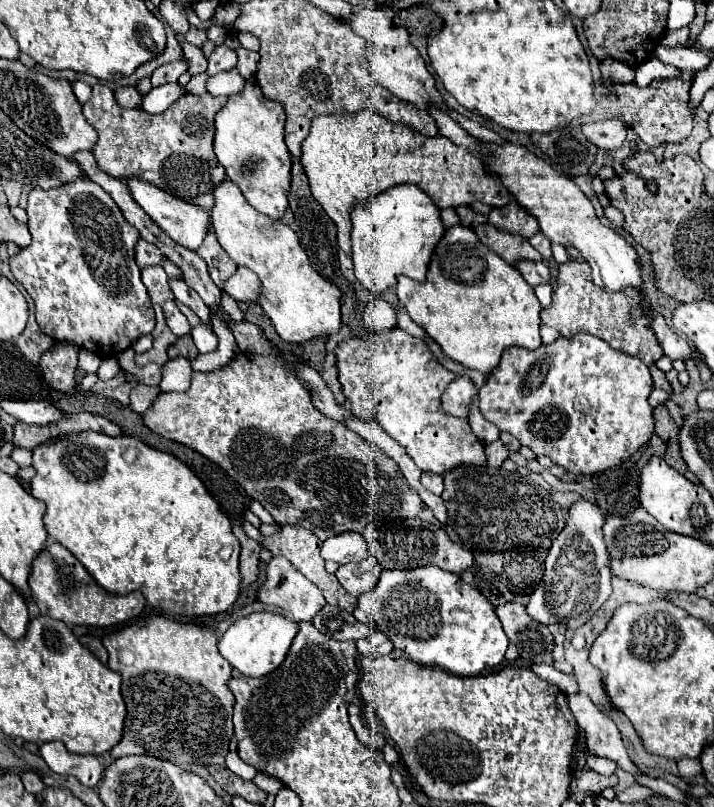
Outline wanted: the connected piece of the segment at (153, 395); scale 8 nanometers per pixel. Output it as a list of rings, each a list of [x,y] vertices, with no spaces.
[[[138,384],[132,388],[130,392],[130,406],[134,412],[142,414],[150,408],[150,404],[160,396],[160,388],[158,386],[146,386],[146,384]]]

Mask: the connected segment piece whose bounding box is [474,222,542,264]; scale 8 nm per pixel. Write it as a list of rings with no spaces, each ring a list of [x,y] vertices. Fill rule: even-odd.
[[[488,222],[474,226],[474,232],[486,246],[498,252],[500,258],[504,258],[508,264],[516,264],[520,260],[534,260],[534,262],[542,260],[540,252],[534,250],[526,238],[518,238],[508,232],[502,232]]]

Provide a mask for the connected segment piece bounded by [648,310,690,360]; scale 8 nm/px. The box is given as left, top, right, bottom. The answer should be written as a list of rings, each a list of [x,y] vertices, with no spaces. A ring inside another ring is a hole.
[[[650,310],[648,314],[652,316],[652,330],[654,330],[656,338],[658,338],[658,344],[662,348],[664,356],[668,356],[670,360],[676,360],[676,358],[686,360],[690,356],[688,342],[680,334],[676,334],[674,330],[670,330],[668,324],[664,322],[664,318],[658,312]]]

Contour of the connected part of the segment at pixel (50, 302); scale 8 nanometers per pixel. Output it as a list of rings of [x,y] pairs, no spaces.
[[[78,180],[52,190],[34,188],[28,196],[26,212],[32,242],[20,248],[16,256],[10,256],[10,270],[34,300],[36,322],[42,334],[54,342],[70,342],[100,358],[110,358],[130,348],[140,336],[152,332],[154,310],[140,280],[140,268],[134,262],[138,230],[126,222],[116,202],[98,184]]]

